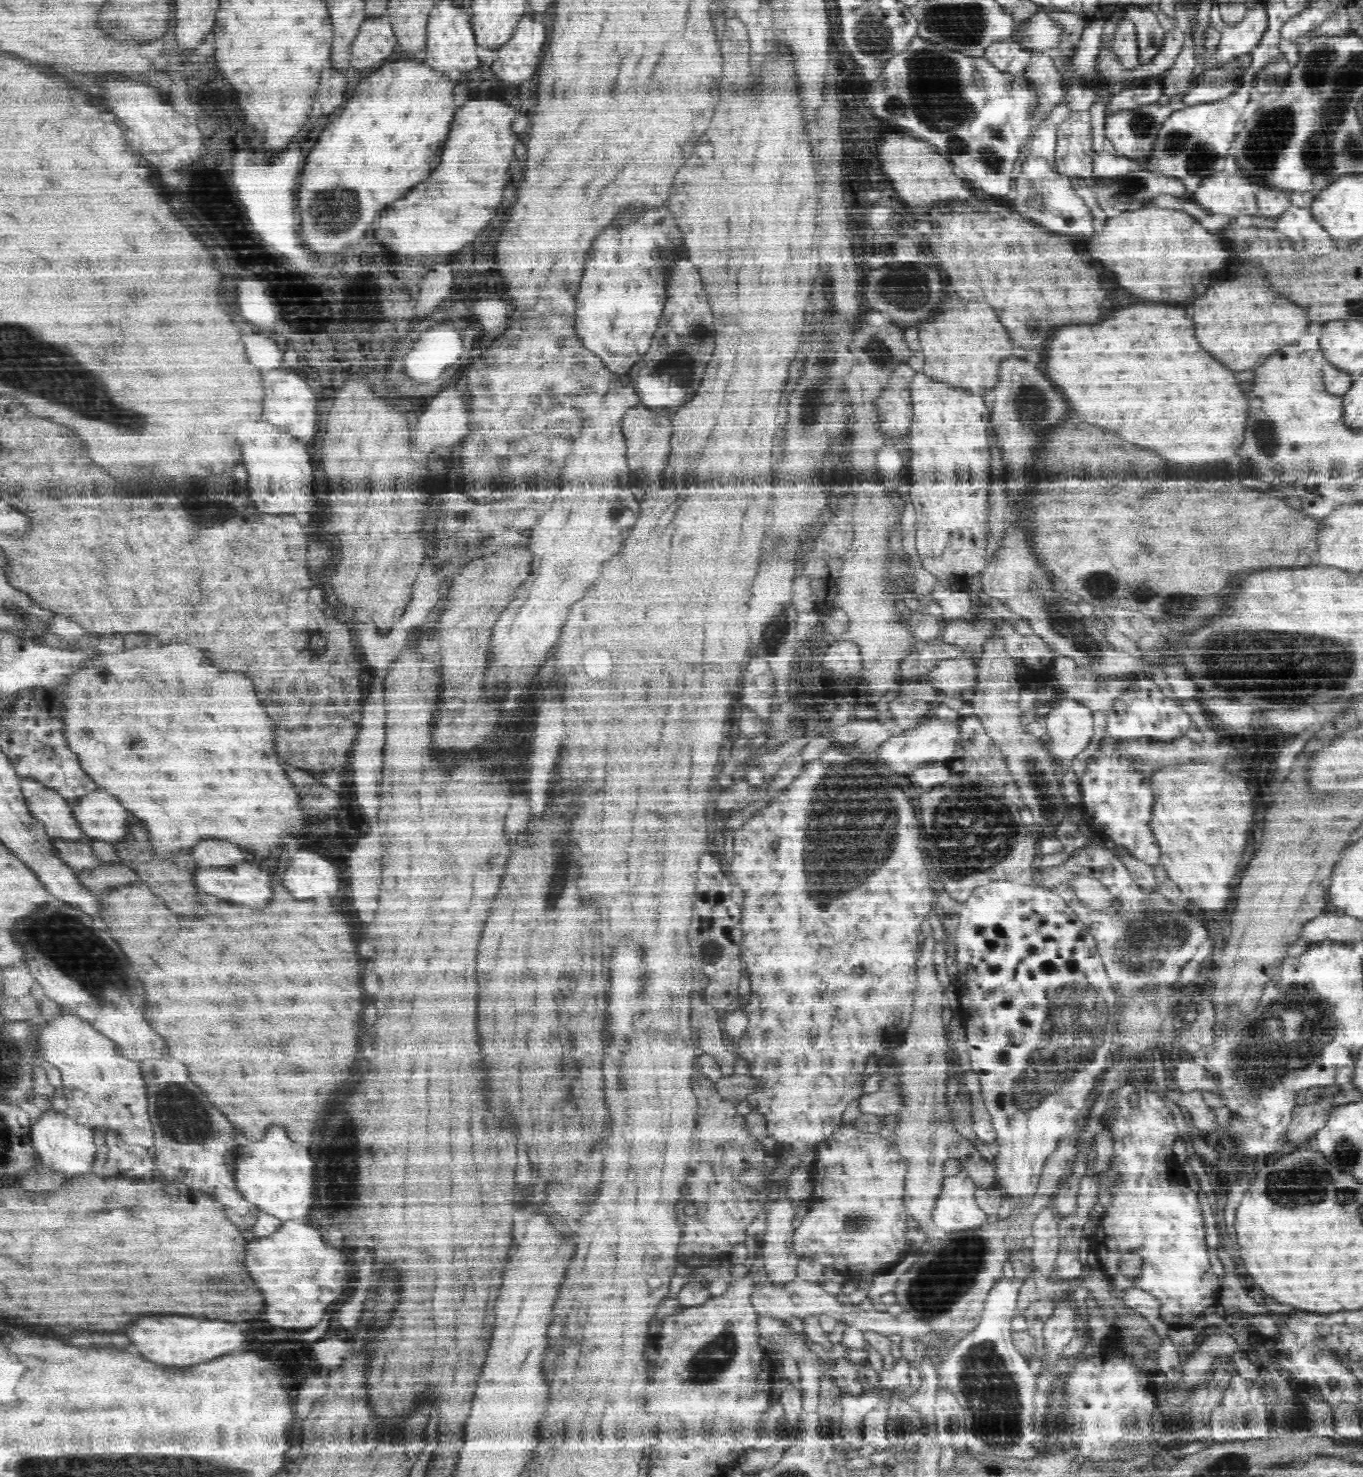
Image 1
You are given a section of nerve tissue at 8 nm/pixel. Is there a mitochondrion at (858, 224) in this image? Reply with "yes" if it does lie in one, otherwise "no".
no

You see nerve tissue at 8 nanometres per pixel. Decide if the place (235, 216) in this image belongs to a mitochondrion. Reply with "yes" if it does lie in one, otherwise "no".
no

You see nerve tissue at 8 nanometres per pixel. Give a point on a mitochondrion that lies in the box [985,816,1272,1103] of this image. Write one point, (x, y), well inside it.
(1160, 938)

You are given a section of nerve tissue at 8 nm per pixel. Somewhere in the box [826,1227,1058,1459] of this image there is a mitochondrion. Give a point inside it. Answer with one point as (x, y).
(991, 1394)

